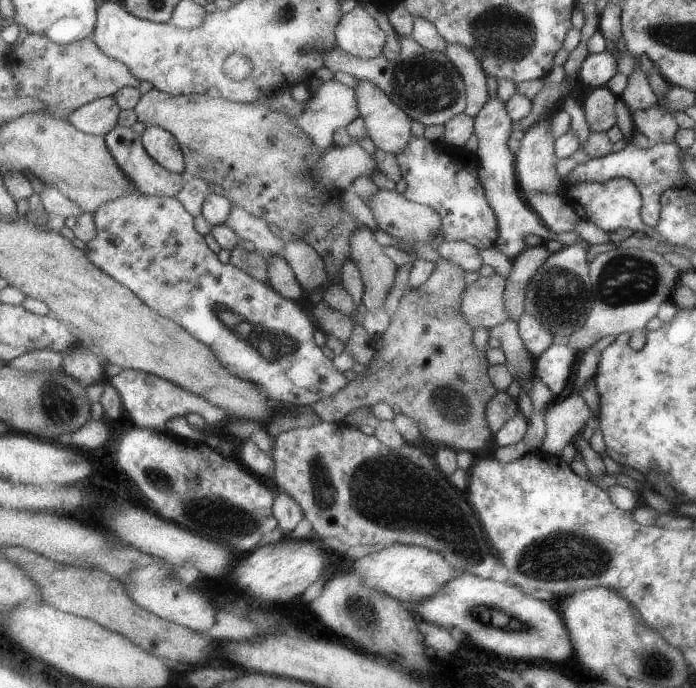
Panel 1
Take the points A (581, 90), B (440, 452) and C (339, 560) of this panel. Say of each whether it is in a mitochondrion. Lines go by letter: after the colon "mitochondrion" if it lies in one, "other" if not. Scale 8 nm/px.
A: other
B: other
C: other

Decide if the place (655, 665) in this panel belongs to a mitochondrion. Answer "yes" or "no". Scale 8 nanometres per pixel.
yes

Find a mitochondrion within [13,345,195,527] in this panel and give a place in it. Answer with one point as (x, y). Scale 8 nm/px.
(56, 398)

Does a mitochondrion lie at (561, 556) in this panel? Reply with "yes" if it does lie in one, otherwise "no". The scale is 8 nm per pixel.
yes

